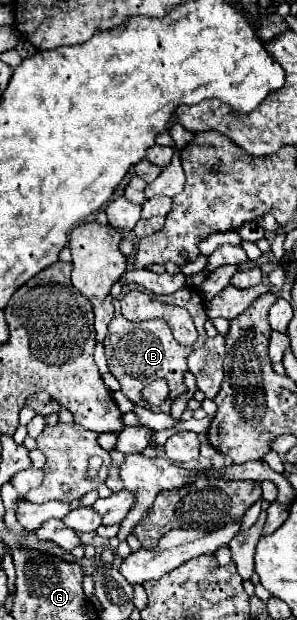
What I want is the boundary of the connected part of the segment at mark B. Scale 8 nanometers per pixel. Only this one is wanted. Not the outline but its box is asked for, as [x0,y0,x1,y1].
[105,299,193,403]

